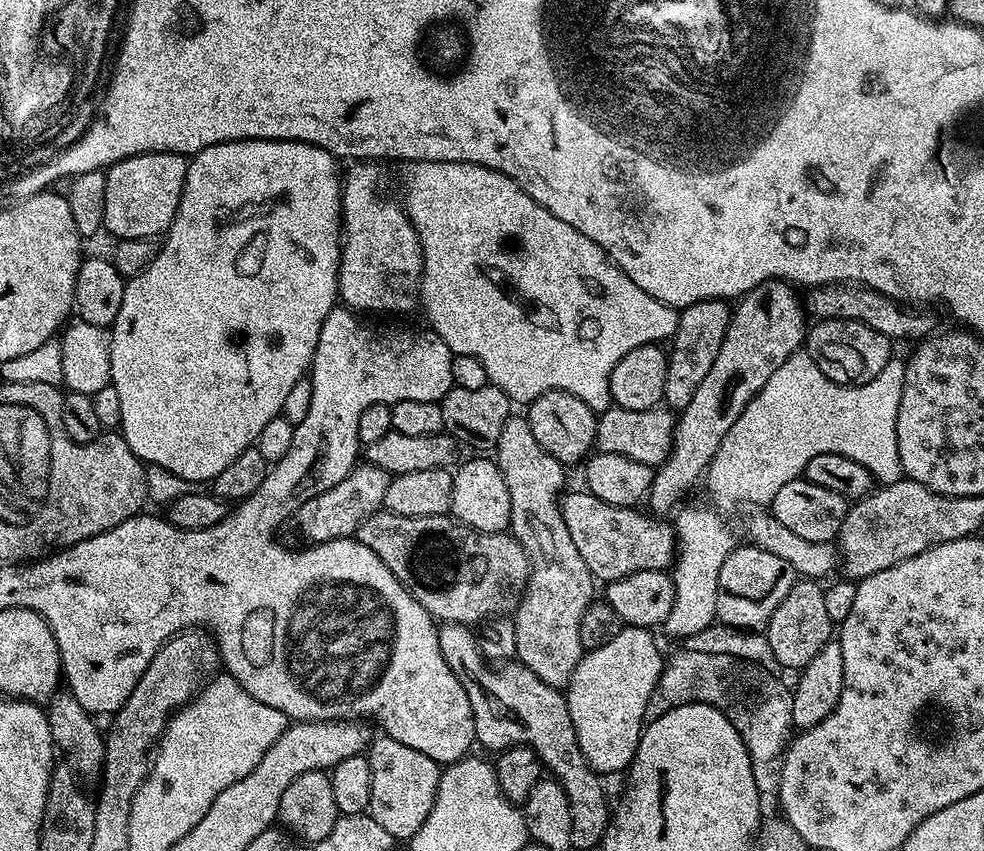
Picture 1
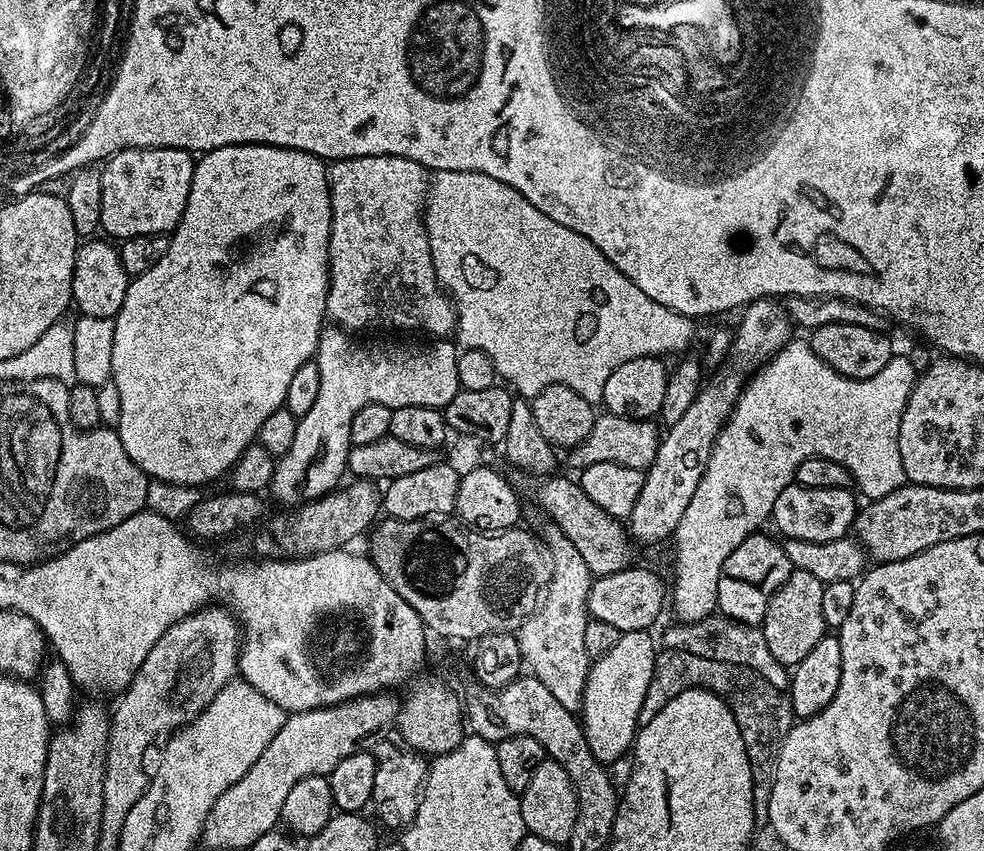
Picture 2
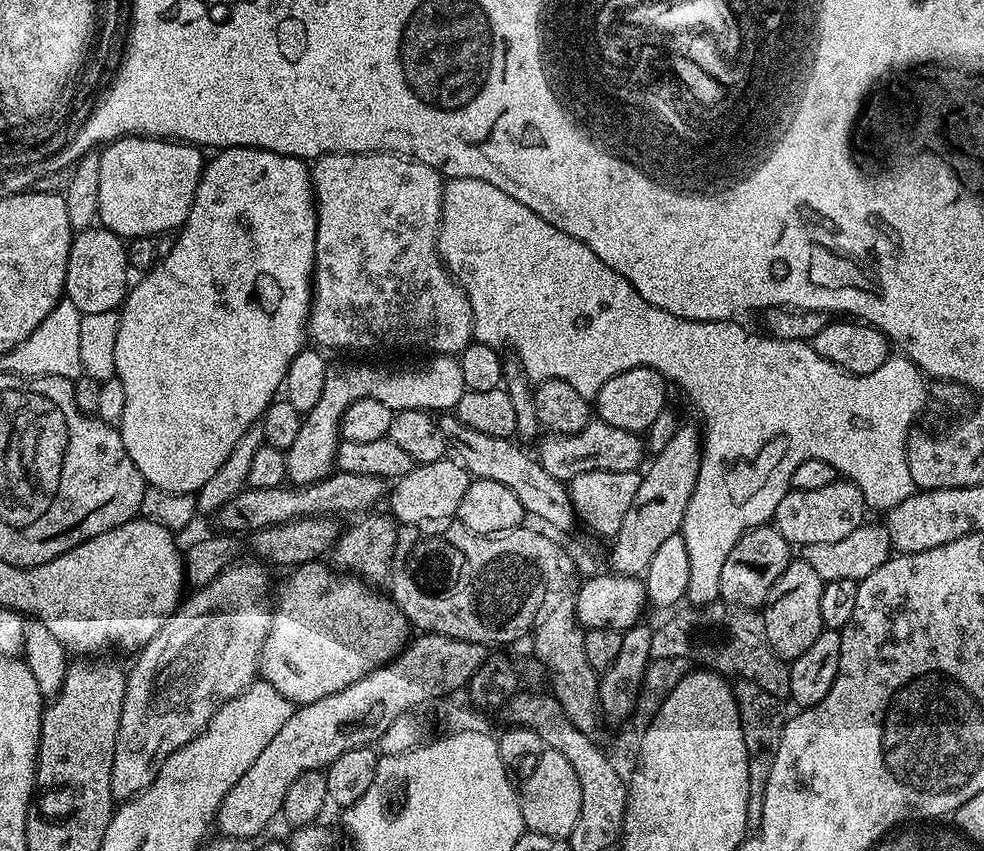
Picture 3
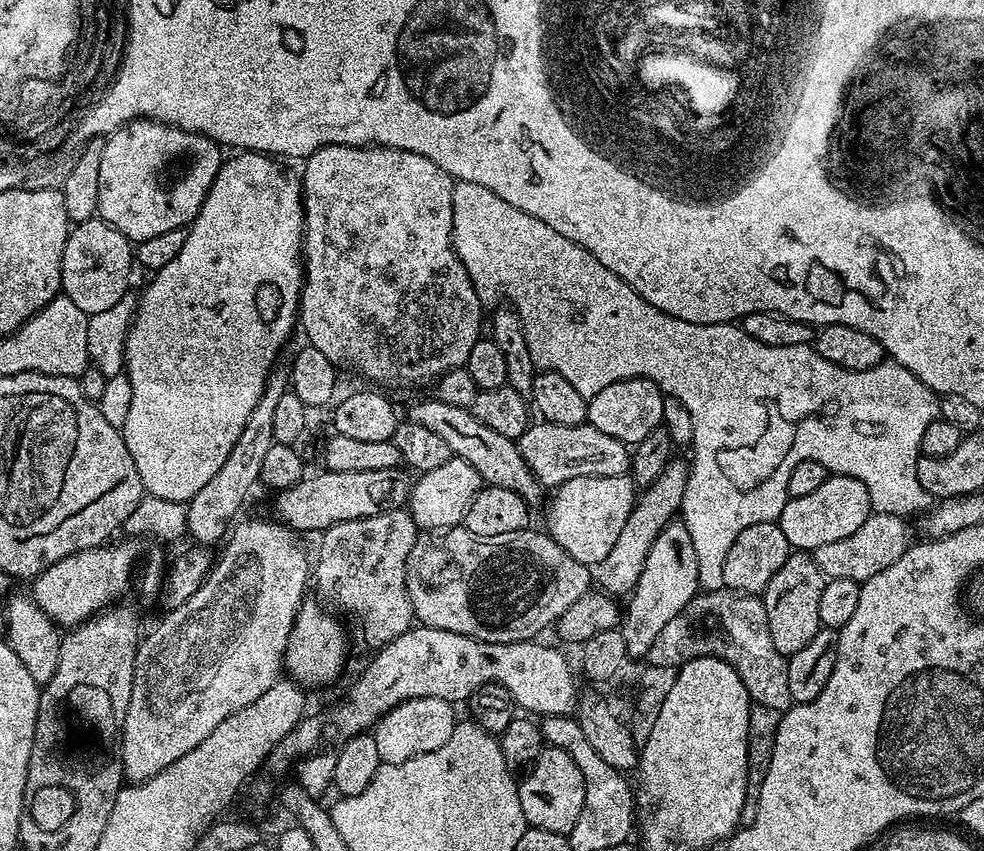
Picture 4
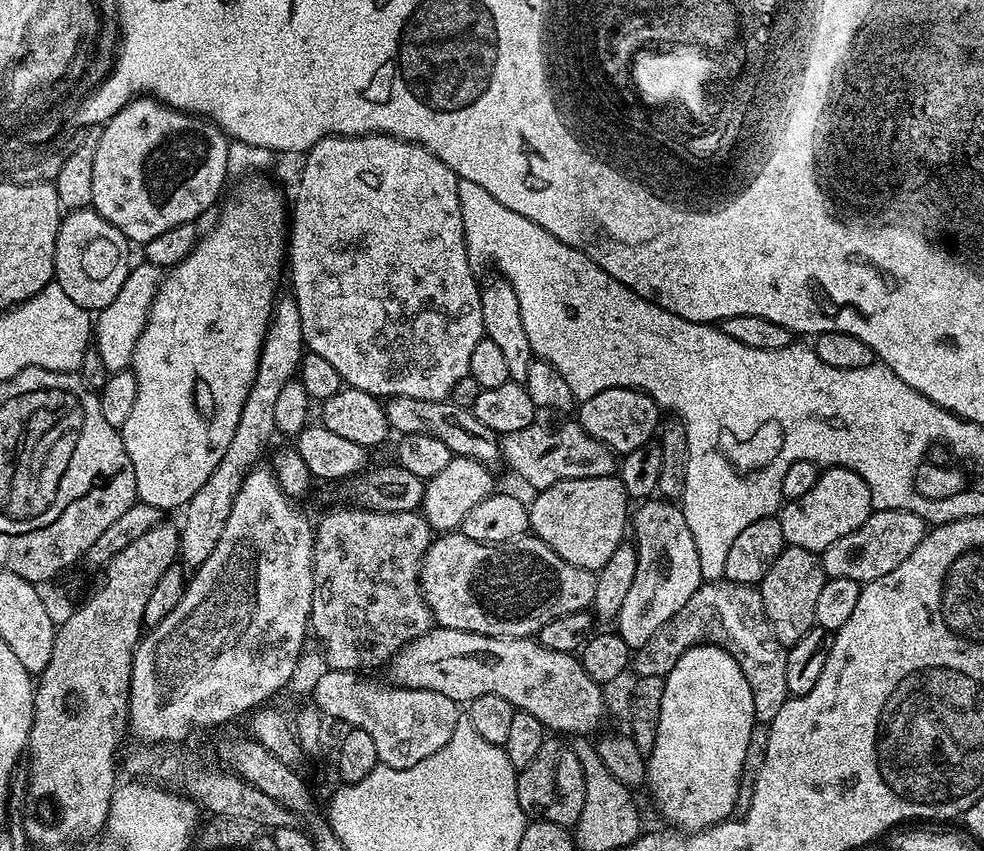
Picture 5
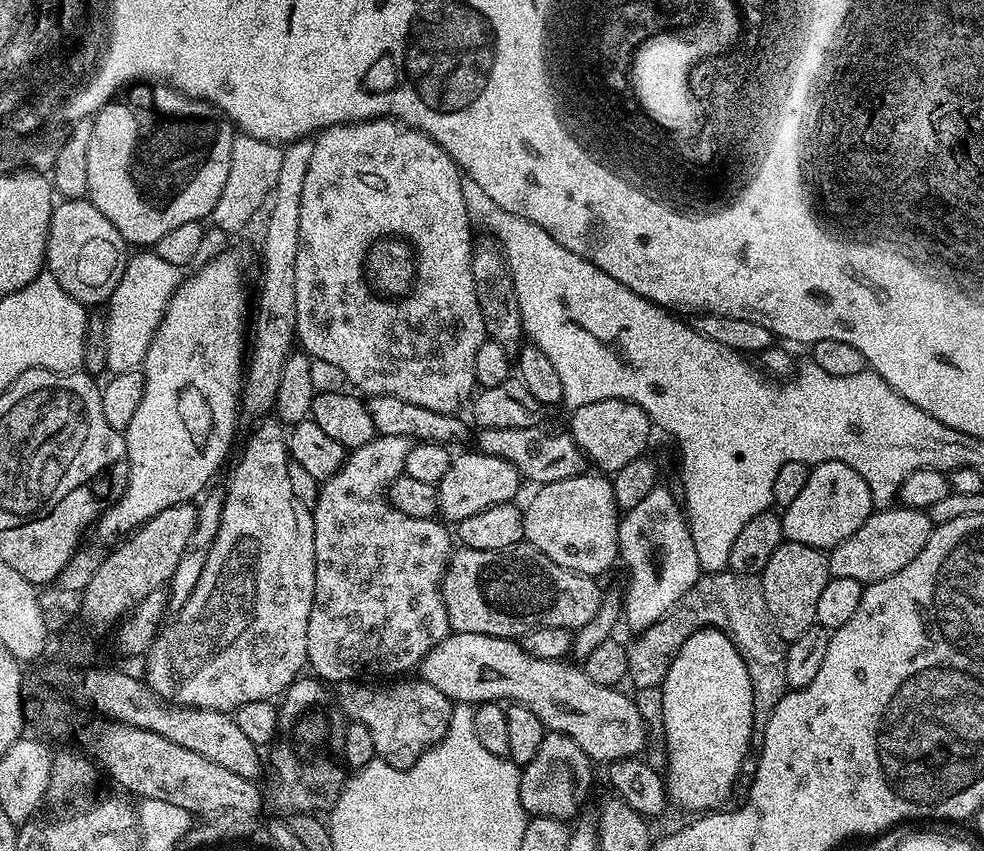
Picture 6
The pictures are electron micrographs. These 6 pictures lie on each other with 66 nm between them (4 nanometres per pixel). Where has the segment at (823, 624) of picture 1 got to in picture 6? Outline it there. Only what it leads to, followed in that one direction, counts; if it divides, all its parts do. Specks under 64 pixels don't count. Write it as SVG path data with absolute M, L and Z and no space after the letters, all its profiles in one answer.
M784 540L778 550L770 554L770 562L766 562L759 577L772 624L782 639L791 642L813 628L818 614L818 598L830 578L828 557L821 549Z

